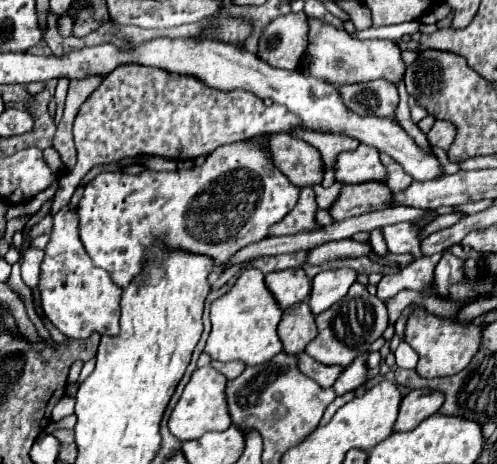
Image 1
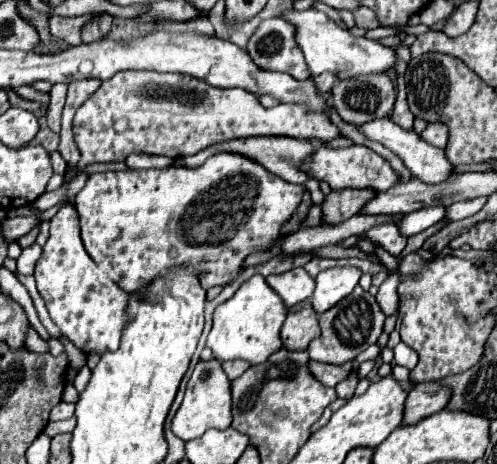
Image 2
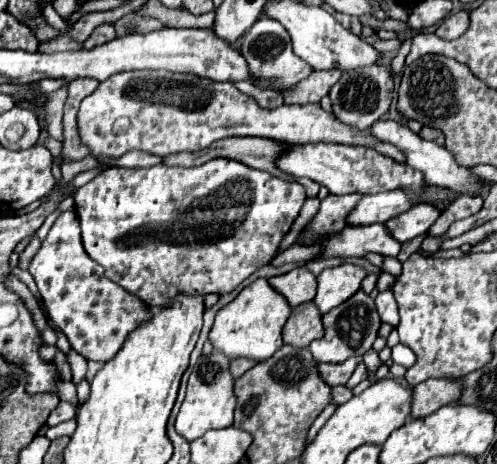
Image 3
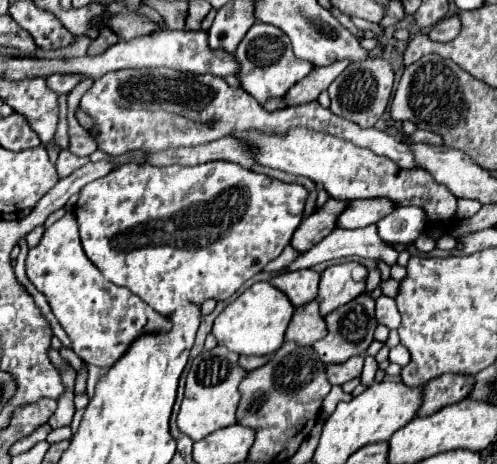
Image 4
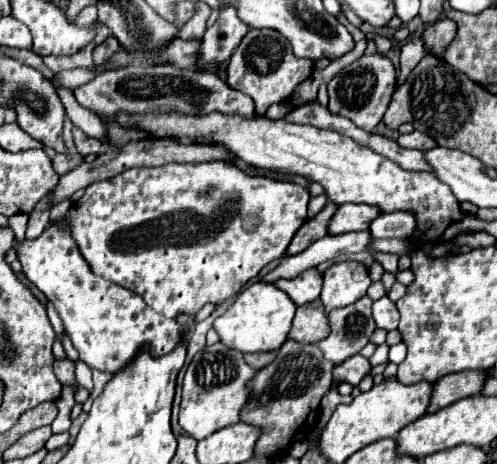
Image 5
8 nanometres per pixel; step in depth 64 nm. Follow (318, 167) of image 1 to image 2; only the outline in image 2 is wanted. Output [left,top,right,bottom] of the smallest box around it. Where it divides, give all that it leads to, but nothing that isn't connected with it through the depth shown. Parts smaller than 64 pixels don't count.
[176,136,314,186]

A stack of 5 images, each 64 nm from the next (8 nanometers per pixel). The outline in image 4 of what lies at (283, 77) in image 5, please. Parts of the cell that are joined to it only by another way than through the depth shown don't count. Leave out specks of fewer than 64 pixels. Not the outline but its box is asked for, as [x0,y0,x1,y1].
[234,22,312,104]

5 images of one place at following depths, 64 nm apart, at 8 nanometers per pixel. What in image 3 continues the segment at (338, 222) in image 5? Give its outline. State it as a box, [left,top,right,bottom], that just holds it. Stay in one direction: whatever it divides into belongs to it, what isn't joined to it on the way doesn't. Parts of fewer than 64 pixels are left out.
[348,192,416,226]

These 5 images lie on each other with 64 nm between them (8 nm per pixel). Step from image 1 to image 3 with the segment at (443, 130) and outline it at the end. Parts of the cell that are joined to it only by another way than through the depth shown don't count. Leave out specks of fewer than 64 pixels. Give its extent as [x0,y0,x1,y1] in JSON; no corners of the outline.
[420,126,444,144]

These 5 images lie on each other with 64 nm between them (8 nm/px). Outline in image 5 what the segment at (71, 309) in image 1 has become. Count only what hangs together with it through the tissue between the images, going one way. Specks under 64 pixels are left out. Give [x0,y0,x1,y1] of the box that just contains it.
[14,224,180,374]

